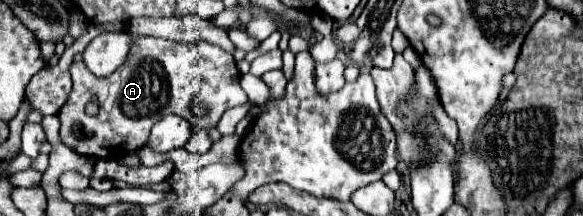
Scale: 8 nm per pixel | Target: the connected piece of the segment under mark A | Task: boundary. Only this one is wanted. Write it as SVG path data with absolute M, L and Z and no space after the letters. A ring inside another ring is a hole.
M133 35L131 53L115 73L107 77L95 77L83 61L73 61L69 71L73 79L73 91L65 107L61 107L57 113L61 123L59 137L71 151L85 157L117 161L127 153L139 151L147 143L151 127L169 113L187 119L191 123L191 133L217 127L221 115L227 109L247 101L247 95L239 85L239 69L233 55L207 41L199 41L197 45ZM195 95L199 95L209 105L209 115L205 119L197 119L191 113L191 99ZM91 97L99 99L101 111L95 117L85 117L85 105ZM75 123L81 123L91 139L75 139L71 133Z

